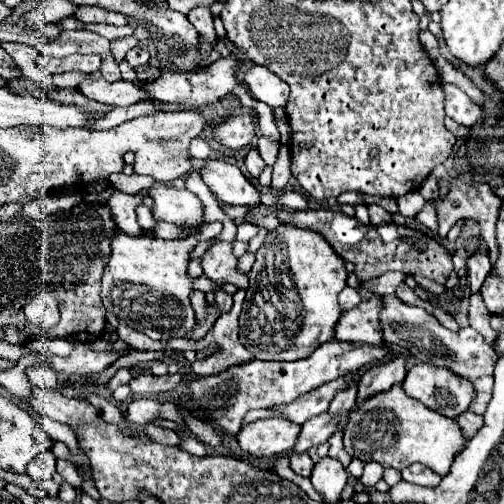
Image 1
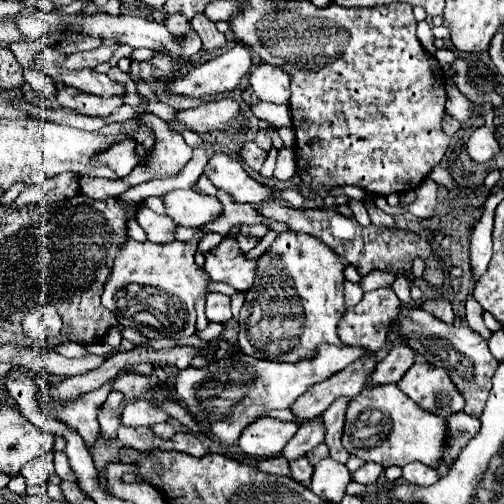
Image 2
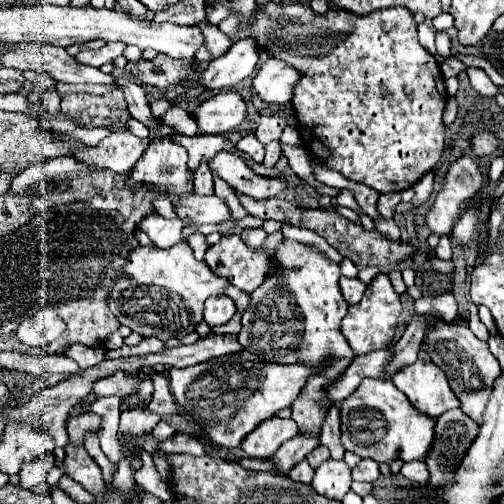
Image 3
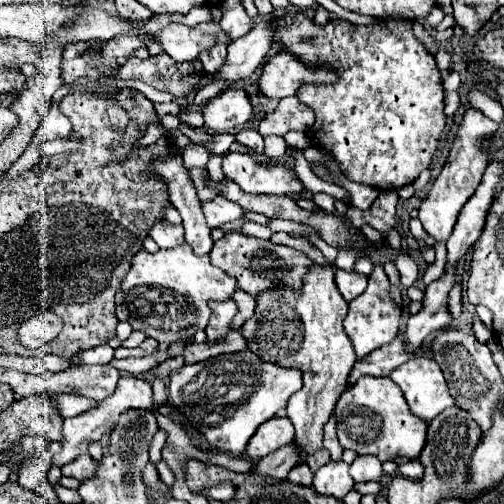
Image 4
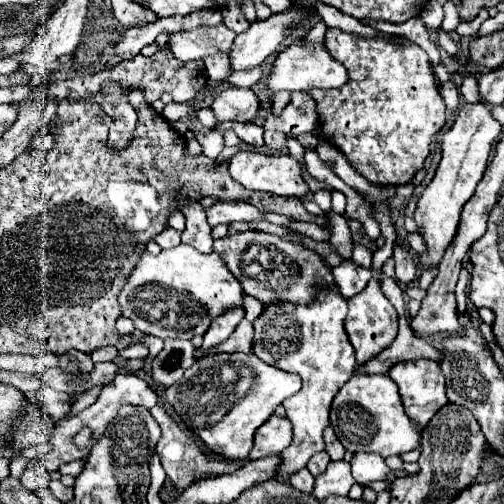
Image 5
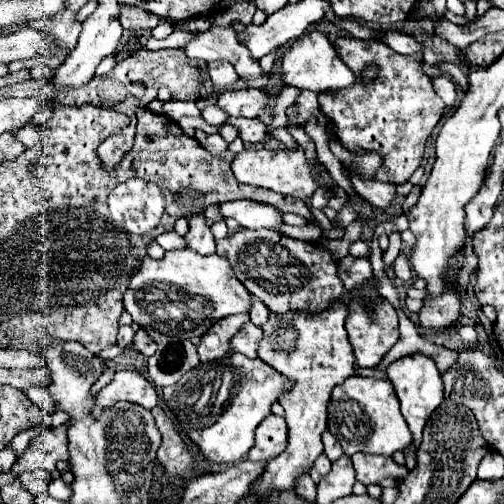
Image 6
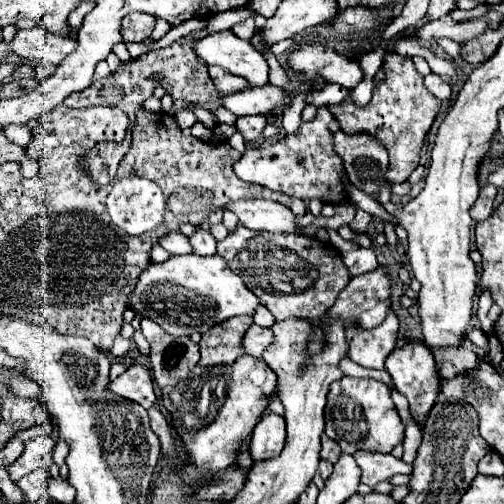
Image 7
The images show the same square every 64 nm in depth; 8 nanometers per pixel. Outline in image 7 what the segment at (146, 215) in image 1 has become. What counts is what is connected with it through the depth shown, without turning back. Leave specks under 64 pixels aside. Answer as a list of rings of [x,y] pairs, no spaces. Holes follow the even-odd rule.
[[[172,232],[172,234],[164,236],[160,240],[160,246],[166,248],[170,254],[194,254],[194,248],[192,248],[190,240],[180,232]]]

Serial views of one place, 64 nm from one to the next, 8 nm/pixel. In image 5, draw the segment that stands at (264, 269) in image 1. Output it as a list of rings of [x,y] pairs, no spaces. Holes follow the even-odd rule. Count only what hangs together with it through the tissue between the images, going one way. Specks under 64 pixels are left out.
[[[320,292],[318,302],[314,306],[292,306],[292,304],[278,304],[268,306],[266,312],[254,322],[256,336],[254,336],[254,354],[270,366],[280,370],[298,374],[302,378],[302,388],[286,398],[282,406],[286,408],[286,418],[292,422],[292,444],[280,454],[282,462],[276,468],[274,480],[288,482],[294,472],[306,468],[308,460],[324,450],[322,432],[330,424],[328,412],[334,400],[334,394],[340,390],[342,384],[354,374],[356,358],[354,348],[344,330],[348,302],[338,292]]]

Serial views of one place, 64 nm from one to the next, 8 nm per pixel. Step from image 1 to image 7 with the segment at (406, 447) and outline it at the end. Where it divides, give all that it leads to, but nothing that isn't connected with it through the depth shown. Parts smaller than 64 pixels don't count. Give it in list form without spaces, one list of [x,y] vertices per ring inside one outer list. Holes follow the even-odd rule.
[[[344,376],[332,382],[326,402],[326,436],[342,448],[346,454],[356,450],[392,452],[392,448],[404,440],[404,424],[390,398],[390,388],[374,378],[350,378]]]

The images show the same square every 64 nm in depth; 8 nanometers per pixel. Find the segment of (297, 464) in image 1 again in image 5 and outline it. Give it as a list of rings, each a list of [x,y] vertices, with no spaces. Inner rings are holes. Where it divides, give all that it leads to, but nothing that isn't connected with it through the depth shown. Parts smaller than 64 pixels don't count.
[[[302,468],[300,472],[292,474],[292,476],[290,476],[290,484],[292,484],[296,490],[304,492],[304,494],[312,494],[312,492],[314,492],[314,476],[308,472],[308,468]]]

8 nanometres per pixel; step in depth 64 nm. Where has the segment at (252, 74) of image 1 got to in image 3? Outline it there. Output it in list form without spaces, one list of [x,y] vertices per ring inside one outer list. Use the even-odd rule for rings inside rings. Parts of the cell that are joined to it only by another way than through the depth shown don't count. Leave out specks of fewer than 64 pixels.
[[[270,58],[260,66],[254,78],[254,90],[264,102],[282,106],[288,100],[292,100],[294,86],[300,78],[302,74],[294,66],[288,66],[282,60]]]

